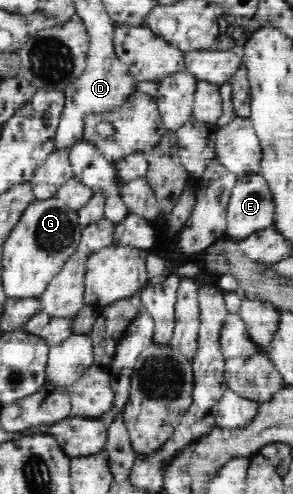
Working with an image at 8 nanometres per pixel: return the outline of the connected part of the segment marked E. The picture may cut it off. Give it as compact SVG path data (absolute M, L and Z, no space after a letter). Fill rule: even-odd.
M261 174L236 178L226 215L226 237L233 240L273 225L271 191Z

